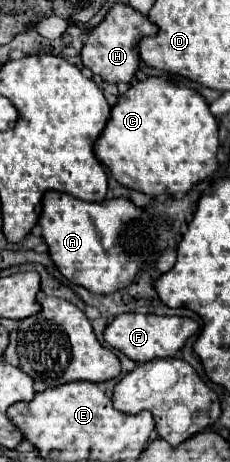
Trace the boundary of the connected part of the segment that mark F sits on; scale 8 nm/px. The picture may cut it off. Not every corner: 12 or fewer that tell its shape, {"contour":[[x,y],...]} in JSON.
{"contour":[[122,313],[104,339],[134,363],[174,357],[190,317]]}

